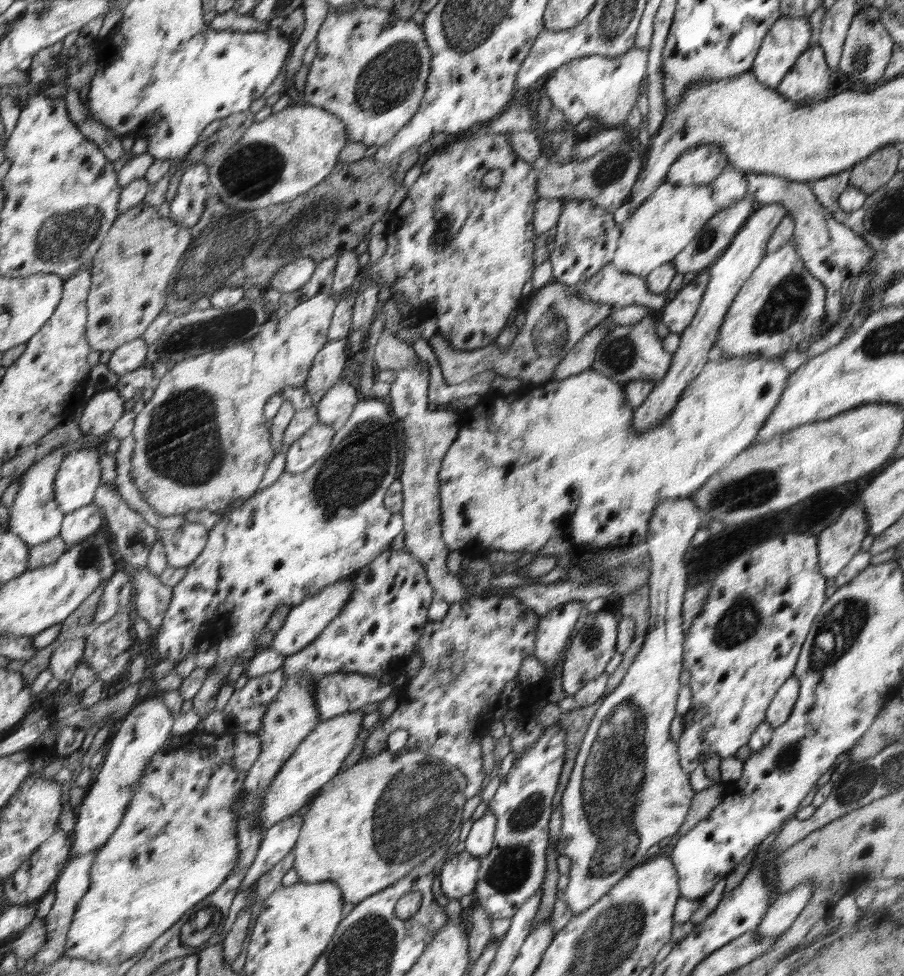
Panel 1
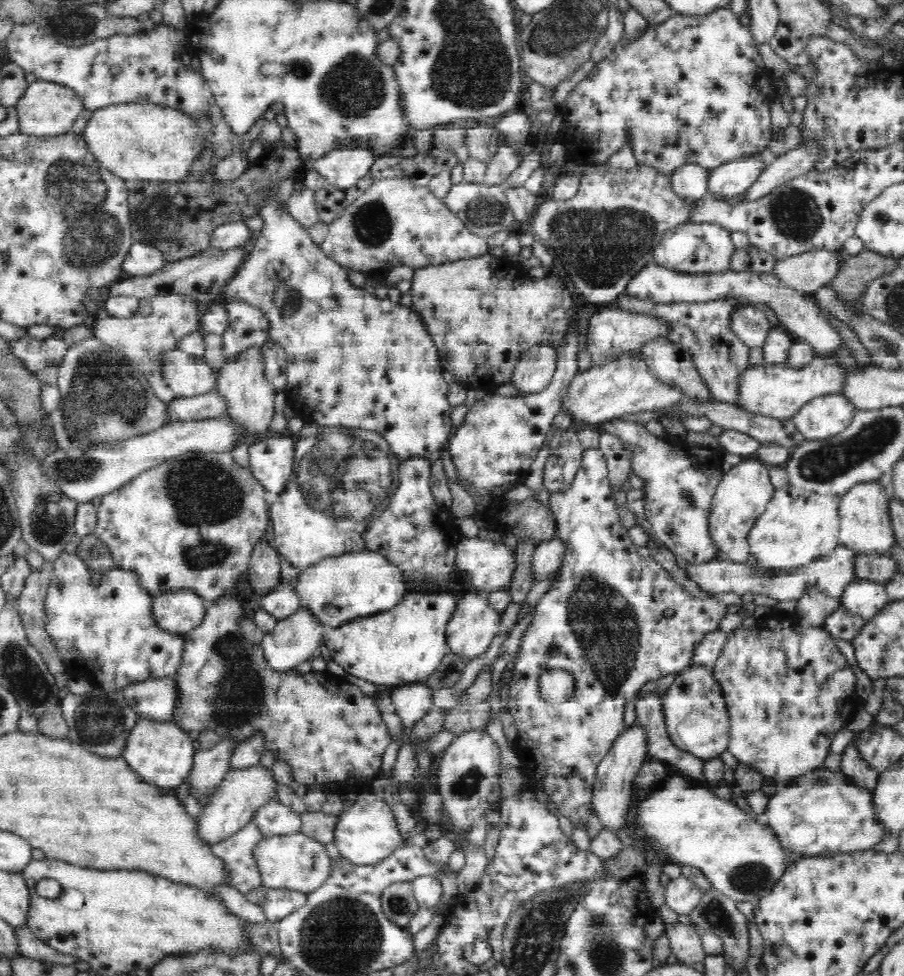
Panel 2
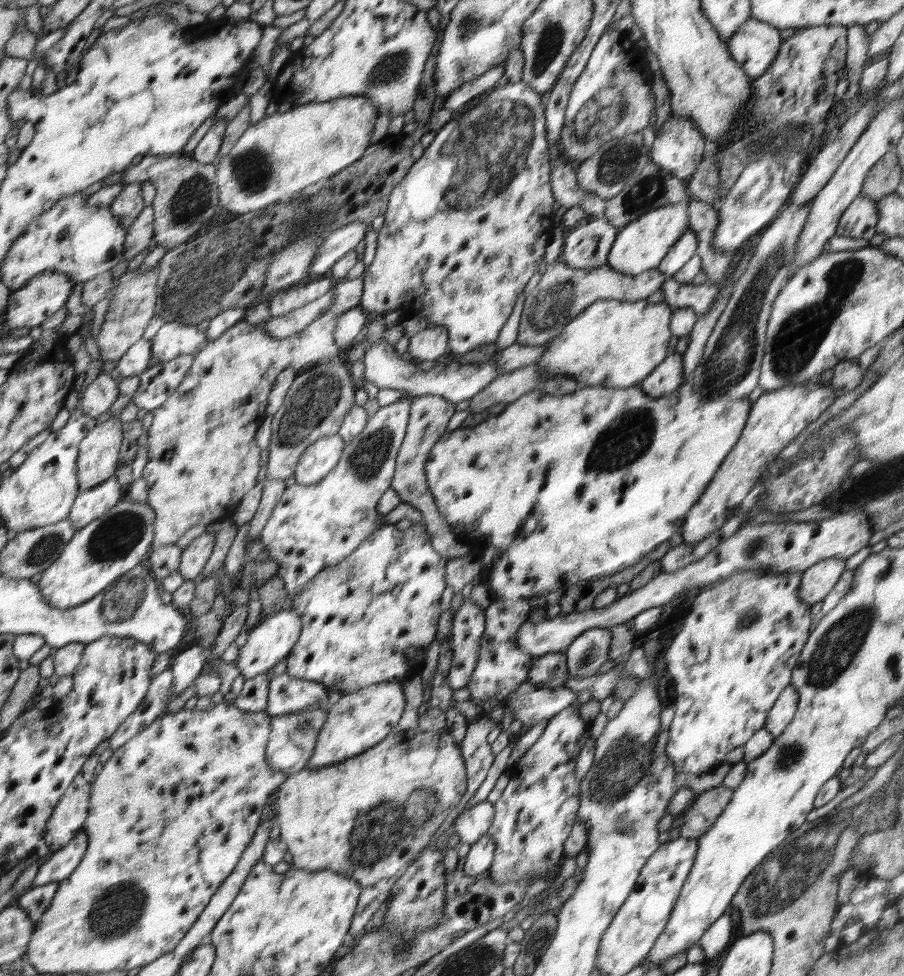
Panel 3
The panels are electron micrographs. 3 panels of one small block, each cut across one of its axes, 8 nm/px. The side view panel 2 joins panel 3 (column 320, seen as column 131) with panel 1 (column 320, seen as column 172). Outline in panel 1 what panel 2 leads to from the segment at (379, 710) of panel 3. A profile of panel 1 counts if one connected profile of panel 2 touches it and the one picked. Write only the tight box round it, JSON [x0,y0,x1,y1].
[259,709,362,834]

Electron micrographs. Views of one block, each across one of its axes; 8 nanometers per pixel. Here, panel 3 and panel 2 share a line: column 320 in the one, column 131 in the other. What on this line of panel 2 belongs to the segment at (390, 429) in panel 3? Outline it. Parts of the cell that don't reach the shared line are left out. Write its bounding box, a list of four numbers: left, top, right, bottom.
[95,451,268,604]

